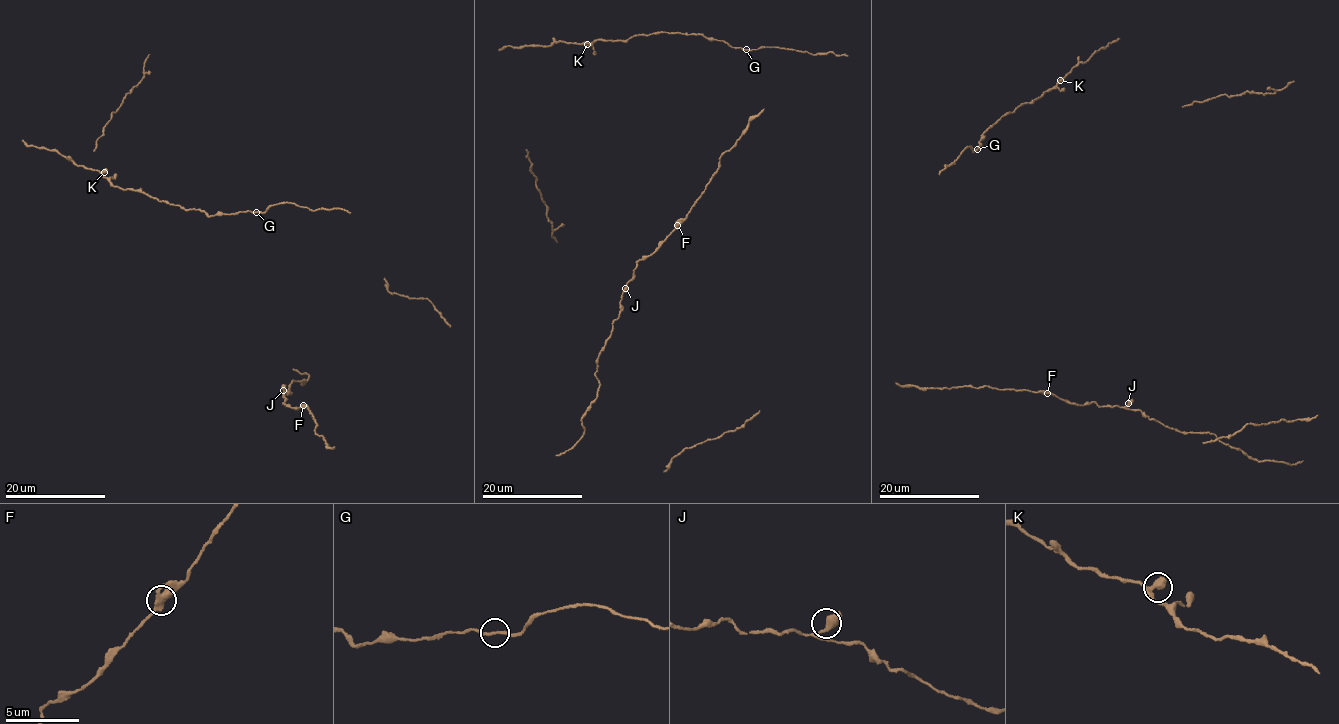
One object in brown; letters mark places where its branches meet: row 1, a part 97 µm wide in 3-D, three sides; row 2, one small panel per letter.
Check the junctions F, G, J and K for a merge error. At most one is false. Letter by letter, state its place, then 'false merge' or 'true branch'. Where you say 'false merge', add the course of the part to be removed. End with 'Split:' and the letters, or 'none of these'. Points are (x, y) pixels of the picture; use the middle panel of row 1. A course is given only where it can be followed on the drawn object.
F: at (677, 225); true branch
G: at (746, 49); true branch
J: at (625, 288); true branch
K: at (587, 44); true branch
Split: none of these

